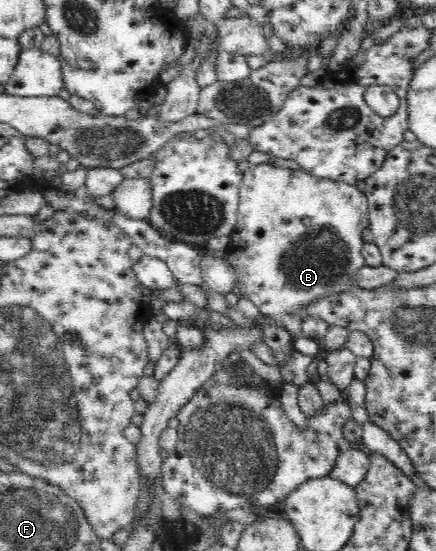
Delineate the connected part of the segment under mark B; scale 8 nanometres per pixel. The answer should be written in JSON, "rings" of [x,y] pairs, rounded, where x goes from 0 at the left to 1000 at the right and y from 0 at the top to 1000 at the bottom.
{"rings":[[[626,296],[576,298],[571,305],[557,312],[557,323],[548,336],[546,358],[546,387],[539,412],[525,423],[528,441],[511,468],[541,495],[544,521],[548,521],[550,535],[567,539],[583,557],[596,564],[599,577],[612,579],[619,584],[638,586],[654,597],[663,599],[674,612],[690,610],[688,595],[688,564],[695,559],[720,555],[741,541],[757,541],[761,535],[791,532],[796,526],[812,525],[819,519],[819,501],[823,490],[839,483],[833,463],[828,463],[828,419],[844,412],[844,368],[835,358],[835,348],[814,343],[810,336],[784,330],[768,330],[759,325],[727,323],[693,305],[661,307],[644,299],[626,299]]]}

